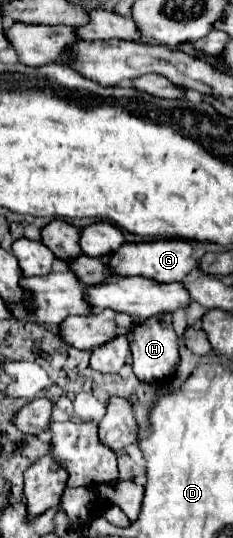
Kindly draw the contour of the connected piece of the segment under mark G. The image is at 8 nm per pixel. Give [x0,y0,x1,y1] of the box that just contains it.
[110,240,196,282]

